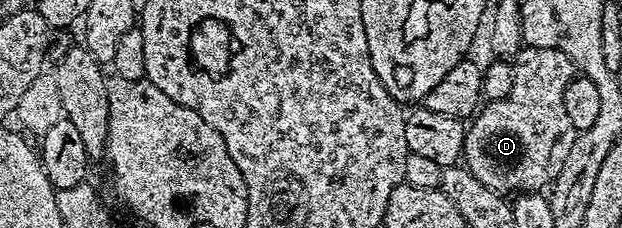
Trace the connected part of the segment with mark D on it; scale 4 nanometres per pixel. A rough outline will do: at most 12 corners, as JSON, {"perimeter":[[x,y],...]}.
{"perimeter":[[536,47],[468,125],[465,168],[503,195],[553,186],[576,136],[574,60]]}

